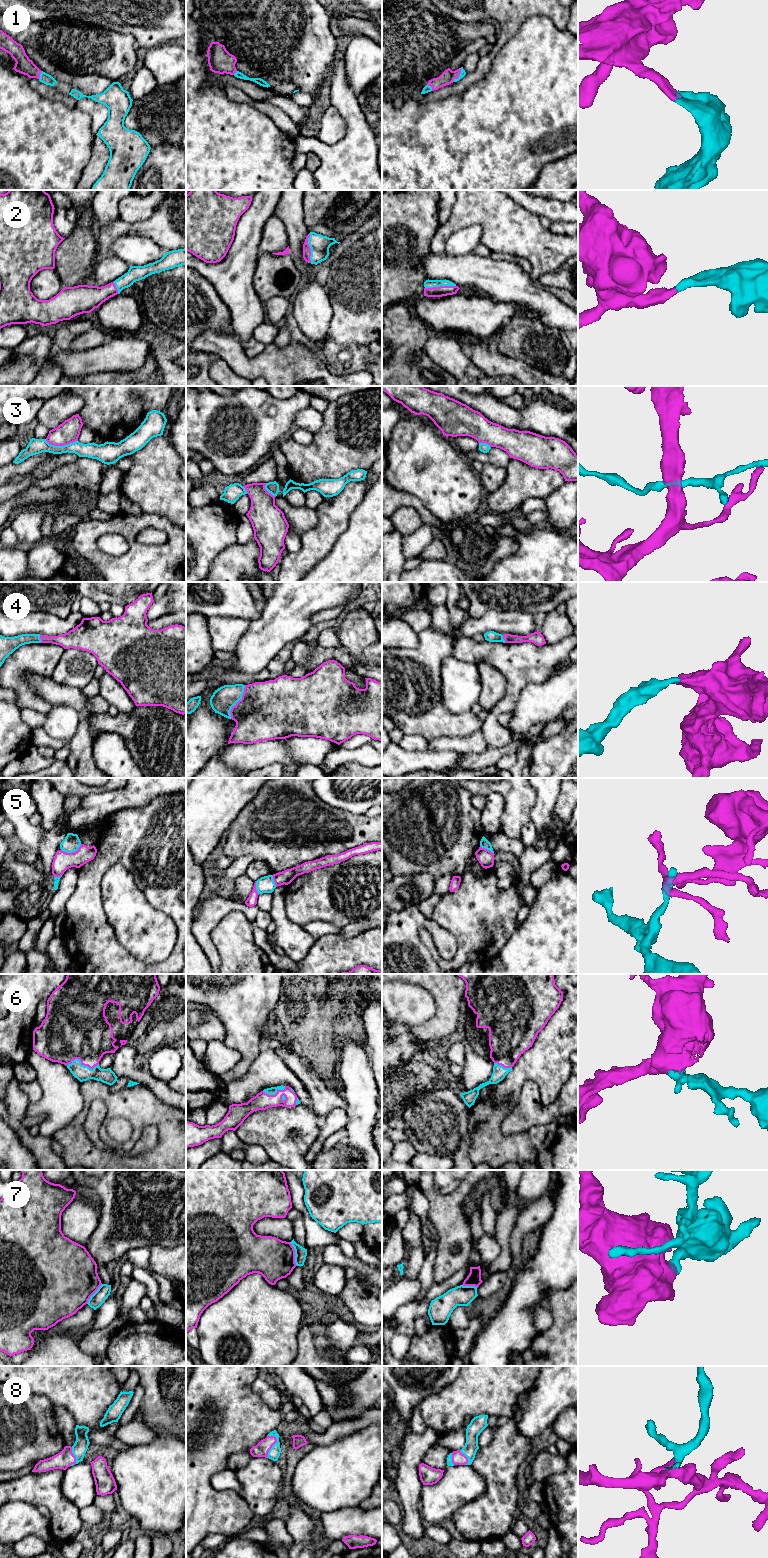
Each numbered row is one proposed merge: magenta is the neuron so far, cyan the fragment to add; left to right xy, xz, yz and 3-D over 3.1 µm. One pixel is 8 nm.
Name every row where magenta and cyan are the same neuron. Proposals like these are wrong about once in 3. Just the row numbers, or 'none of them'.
1, 2, 4, 6, 8

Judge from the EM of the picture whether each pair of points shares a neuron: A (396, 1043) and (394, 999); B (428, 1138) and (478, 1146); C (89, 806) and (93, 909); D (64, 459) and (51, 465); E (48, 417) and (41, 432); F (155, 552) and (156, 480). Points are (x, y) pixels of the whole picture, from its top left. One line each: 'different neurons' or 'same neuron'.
A: same neuron
B: different neurons
C: different neurons
D: same neuron
E: different neurons
F: different neurons

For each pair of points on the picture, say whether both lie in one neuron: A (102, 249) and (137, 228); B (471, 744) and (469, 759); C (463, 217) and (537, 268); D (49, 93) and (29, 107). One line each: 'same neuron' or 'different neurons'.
A: same neuron
B: different neurons
C: same neuron
D: different neurons

